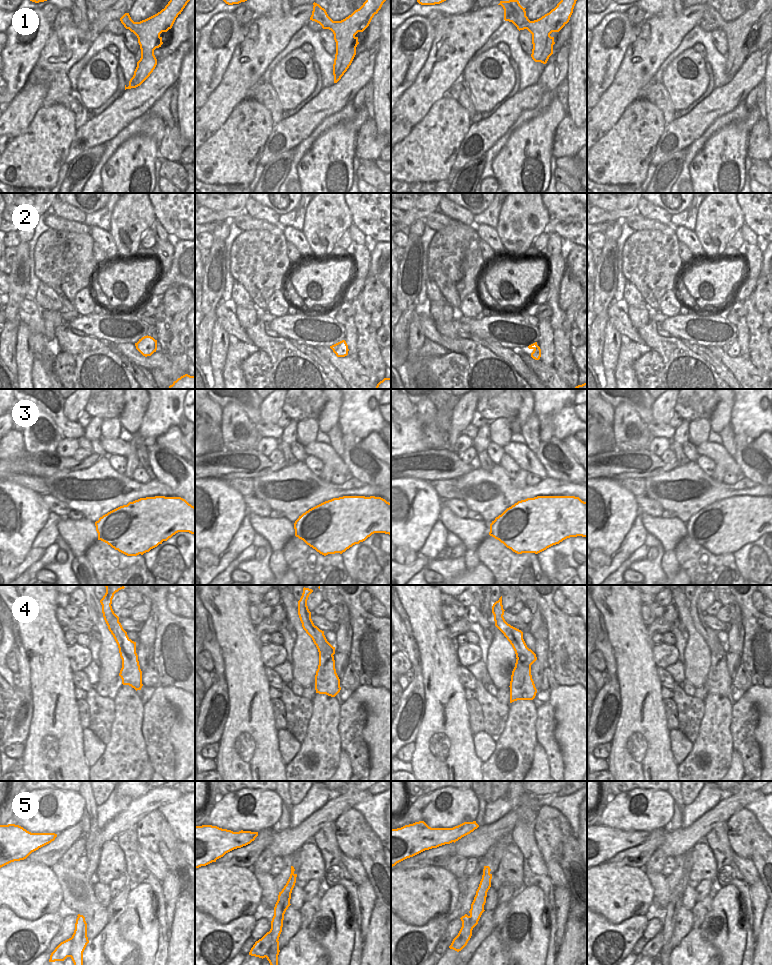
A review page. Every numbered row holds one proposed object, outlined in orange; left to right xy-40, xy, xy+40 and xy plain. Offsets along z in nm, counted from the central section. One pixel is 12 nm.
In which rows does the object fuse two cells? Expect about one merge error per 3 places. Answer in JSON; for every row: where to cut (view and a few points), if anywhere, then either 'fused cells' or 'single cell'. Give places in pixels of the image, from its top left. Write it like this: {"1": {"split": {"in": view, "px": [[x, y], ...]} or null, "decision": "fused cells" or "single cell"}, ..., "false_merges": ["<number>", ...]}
{"1": {"split": null, "decision": "single cell"}, "2": {"split": null, "decision": "single cell"}, "3": {"split": {"in": "xy", "px": [[315, 548], [319, 551]]}, "decision": "fused cells"}, "4": {"split": {"in": "xy", "px": [[318, 649], [332, 656]]}, "decision": "fused cells"}, "5": {"split": {"in": "xy", "px": [[269, 931], [271, 946], [266, 957]]}, "decision": "fused cells"}, "false_merges": ["3", "4", "5"]}

